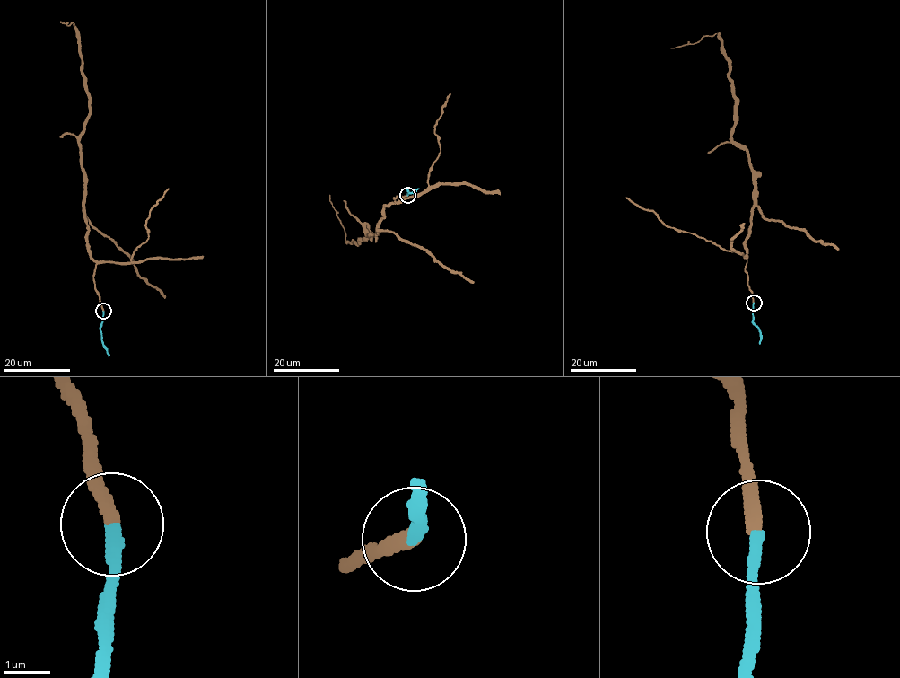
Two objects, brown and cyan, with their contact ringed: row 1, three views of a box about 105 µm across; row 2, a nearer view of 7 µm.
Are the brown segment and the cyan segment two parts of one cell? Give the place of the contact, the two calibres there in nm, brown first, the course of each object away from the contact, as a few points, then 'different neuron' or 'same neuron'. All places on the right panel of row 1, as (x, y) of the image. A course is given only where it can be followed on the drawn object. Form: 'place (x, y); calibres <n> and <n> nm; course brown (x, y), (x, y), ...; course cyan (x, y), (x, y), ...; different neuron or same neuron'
place (754, 303); calibres 320 and 280 nm; course brown (753, 302), (745, 269), (754, 170), (749, 154), (732, 137), (735, 96), (722, 39), (716, 33), (670, 48); course cyan (753, 302), (753, 323), (760, 332), (760, 343); same neuron

